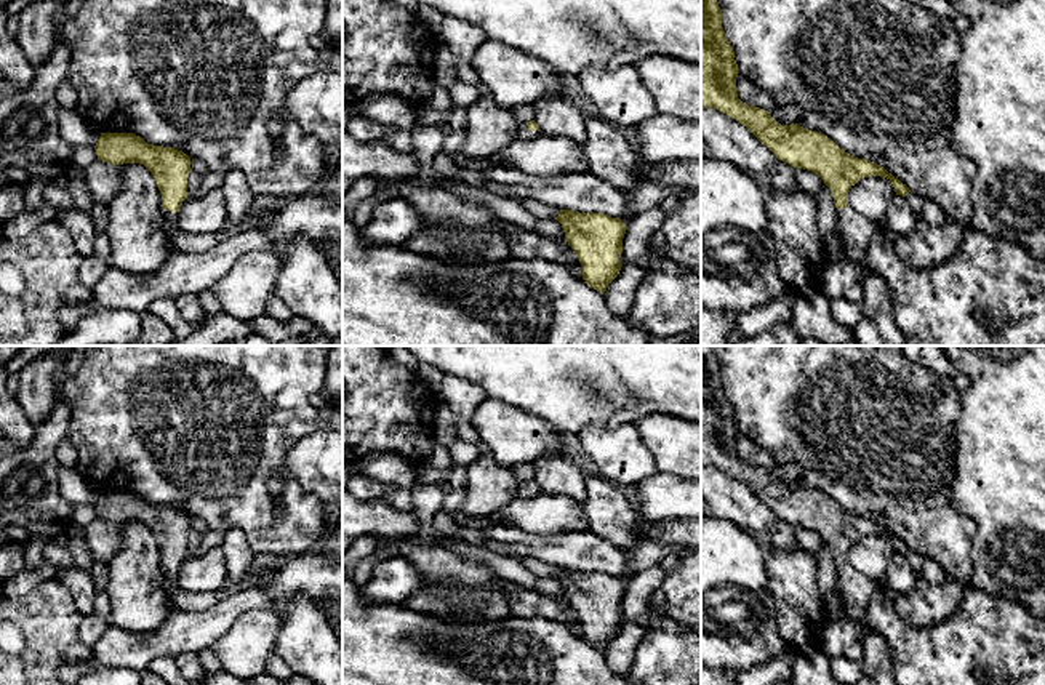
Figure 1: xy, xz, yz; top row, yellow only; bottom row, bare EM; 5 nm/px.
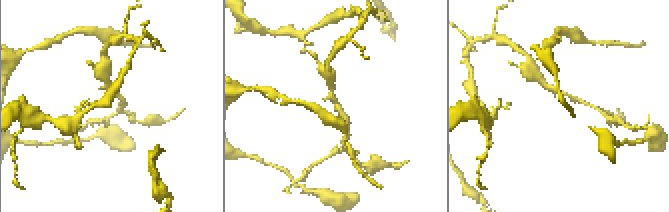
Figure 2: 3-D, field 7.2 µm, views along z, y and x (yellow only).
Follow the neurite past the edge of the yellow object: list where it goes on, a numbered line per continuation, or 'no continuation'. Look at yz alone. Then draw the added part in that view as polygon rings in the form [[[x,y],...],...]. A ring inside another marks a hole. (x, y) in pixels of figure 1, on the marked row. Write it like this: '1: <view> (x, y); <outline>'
1: yz (855, 231); [[[850,206],[837,210],[839,232],[843,251],[853,264],[863,264],[869,270],[867,245],[874,237],[874,227],[869,219],[853,211]]]

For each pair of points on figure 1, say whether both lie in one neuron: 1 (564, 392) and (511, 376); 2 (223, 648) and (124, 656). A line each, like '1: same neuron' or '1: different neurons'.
1: same neuron
2: different neurons

